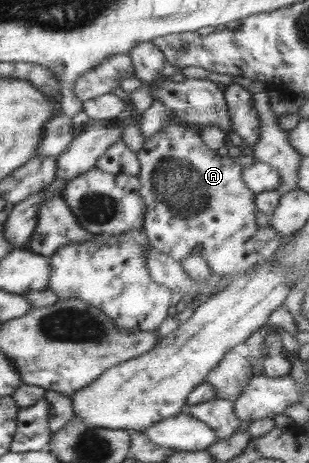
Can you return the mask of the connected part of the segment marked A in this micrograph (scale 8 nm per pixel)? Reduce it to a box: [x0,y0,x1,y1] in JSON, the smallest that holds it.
[136,121,282,276]

